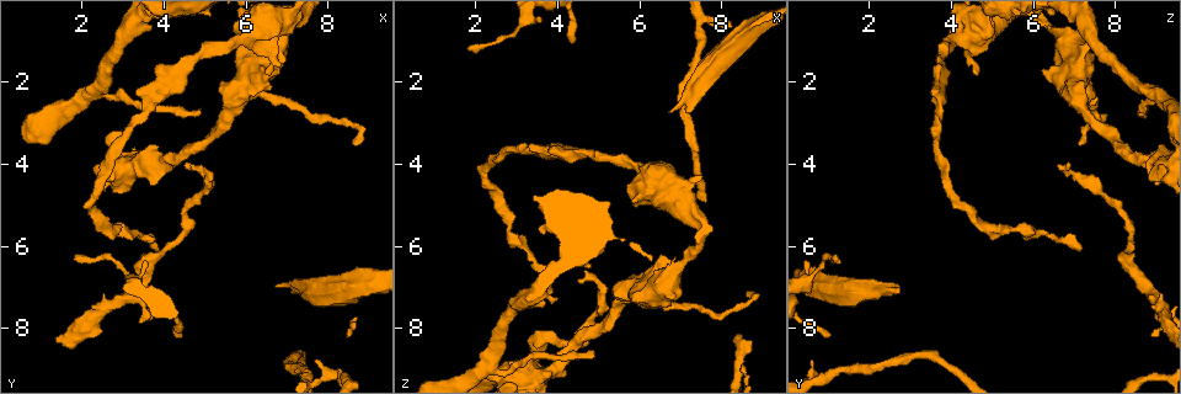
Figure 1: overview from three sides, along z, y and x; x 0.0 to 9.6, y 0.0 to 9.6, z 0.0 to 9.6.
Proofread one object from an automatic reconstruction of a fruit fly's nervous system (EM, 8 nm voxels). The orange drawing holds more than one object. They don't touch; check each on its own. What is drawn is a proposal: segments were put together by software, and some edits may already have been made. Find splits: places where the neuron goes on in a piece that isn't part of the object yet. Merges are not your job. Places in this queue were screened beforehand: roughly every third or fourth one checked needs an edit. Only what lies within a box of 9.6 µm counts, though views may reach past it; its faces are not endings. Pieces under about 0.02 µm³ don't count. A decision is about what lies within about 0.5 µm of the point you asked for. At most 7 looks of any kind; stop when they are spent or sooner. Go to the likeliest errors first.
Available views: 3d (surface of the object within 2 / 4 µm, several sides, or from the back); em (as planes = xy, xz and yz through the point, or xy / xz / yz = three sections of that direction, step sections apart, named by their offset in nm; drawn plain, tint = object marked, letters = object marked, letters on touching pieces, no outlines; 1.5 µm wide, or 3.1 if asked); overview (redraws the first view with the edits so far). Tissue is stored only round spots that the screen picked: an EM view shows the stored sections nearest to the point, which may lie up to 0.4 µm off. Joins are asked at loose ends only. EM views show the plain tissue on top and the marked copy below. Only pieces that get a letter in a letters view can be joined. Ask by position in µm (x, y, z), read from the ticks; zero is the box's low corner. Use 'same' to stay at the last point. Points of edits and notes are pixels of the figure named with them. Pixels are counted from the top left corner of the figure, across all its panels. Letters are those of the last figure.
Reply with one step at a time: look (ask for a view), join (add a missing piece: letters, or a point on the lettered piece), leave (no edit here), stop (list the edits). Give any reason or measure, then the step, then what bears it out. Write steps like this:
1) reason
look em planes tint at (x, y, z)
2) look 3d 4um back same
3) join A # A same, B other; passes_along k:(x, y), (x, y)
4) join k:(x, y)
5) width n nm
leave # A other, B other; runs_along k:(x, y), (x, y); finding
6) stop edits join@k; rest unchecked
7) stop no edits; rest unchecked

an open end
look em xy step 4 tint at (4.85, 2.70, 8.55)

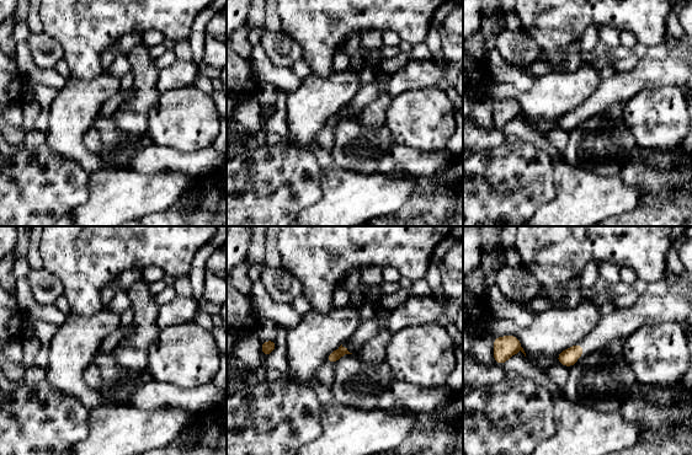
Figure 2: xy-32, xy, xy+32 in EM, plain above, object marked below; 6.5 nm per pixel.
look em planes tint same

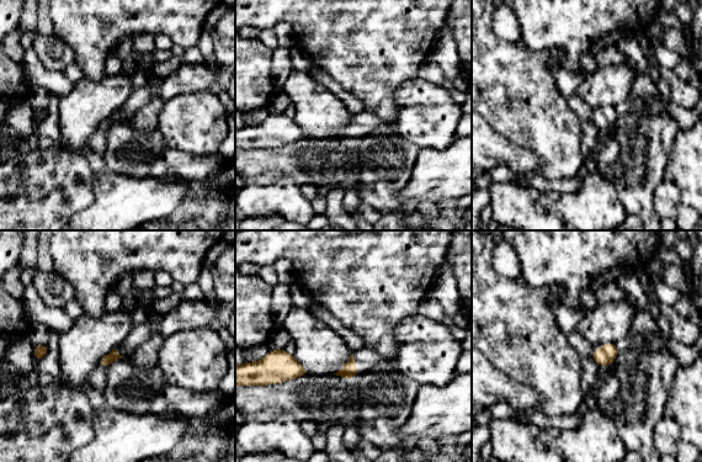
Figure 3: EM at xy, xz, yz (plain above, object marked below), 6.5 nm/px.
see the neighbours
look em planes letters same

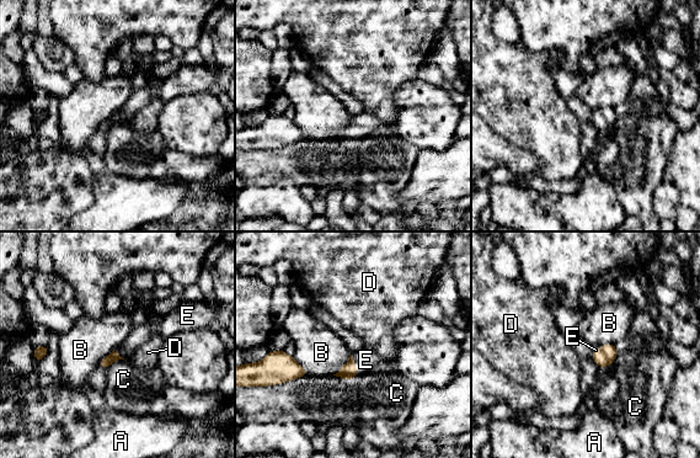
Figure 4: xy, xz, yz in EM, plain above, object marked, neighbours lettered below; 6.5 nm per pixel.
longest_contact B 190 nm
join E # A other, B other, C other, D other, E same; passes_along 4:(348, 371), (354, 365), (365, 360); it goes on there

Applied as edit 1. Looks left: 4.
branch stops here
look 3d 4um at (4.45, 4.05, 6.85)

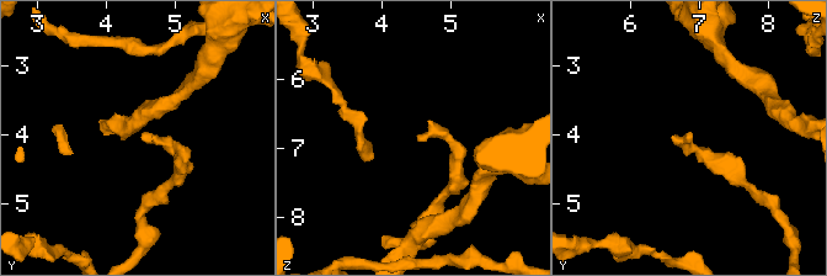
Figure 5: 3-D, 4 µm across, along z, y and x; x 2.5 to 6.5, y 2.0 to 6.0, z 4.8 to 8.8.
look em xz step 4 tint at (4.50, 4.05, 6.80)

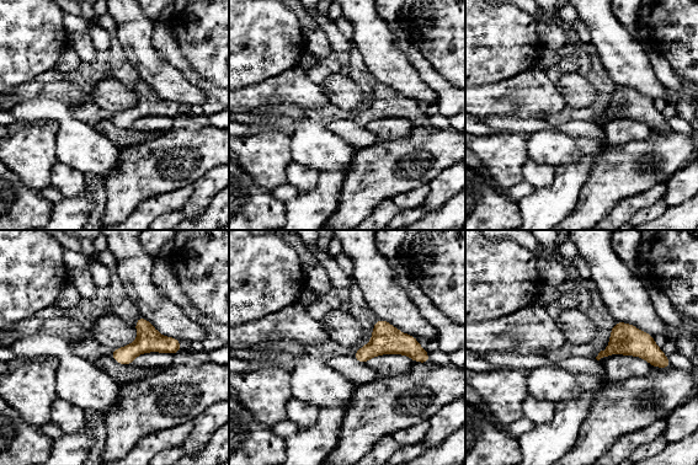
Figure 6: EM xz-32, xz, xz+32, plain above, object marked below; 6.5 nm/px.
look em xz step 4 letters same

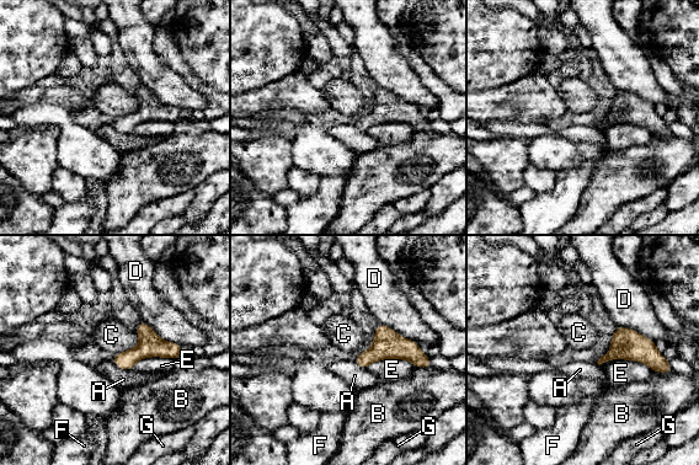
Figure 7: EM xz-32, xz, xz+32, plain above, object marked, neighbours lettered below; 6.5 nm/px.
leave # A other, B other, C other, D other, E other, F other, G other; border 7:(137, 332), (138, 343), (115, 354); none of them fits

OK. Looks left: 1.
look em planes letters at (1.75, 6.25, 1.15)

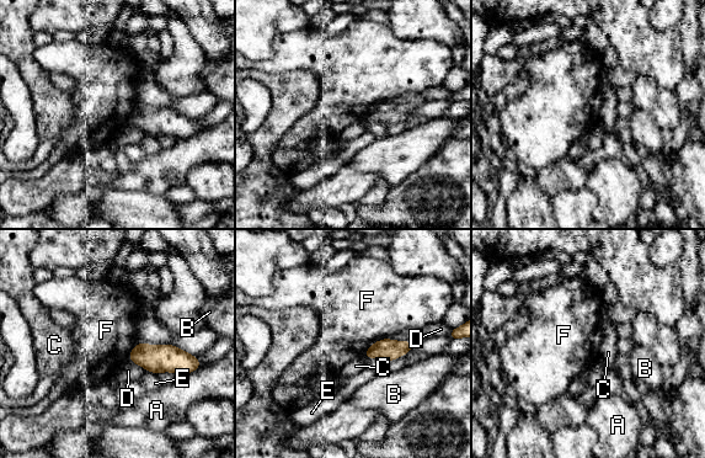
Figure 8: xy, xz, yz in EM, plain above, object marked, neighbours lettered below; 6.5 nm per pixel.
leave # A other, B other, C other, D other, E other, F other; border 8:(388, 336), (377, 340), (362, 356); no lettered piece goes on from it

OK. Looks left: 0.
stop edits join@4; rest unchecked

